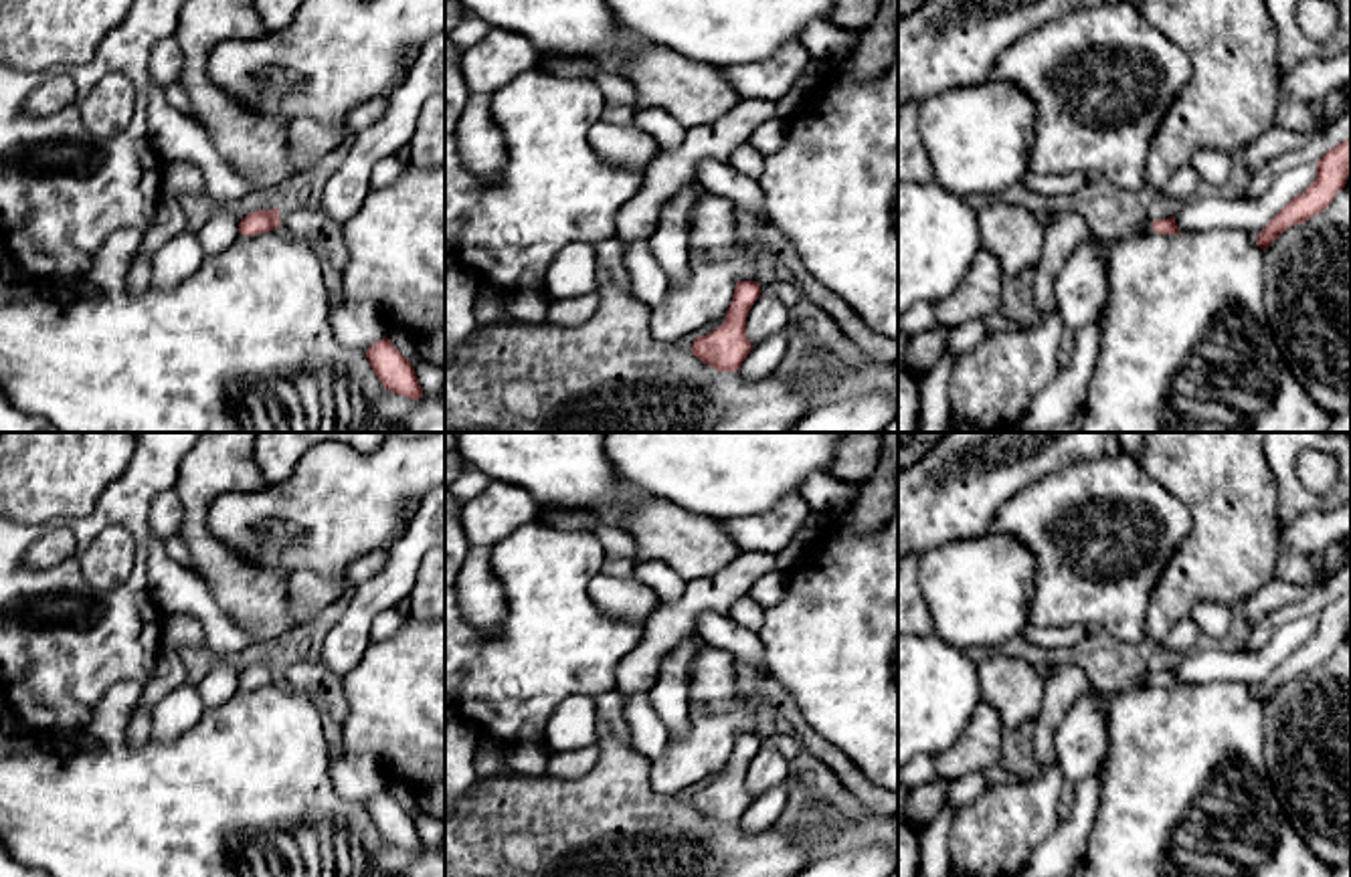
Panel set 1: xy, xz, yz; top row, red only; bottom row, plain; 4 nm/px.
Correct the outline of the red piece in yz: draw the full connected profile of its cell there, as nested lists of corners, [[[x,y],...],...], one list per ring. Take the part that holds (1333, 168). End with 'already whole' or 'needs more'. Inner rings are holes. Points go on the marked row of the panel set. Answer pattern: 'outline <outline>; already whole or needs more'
outline [[[1351,137],[1329,150],[1317,162],[1315,182],[1294,196],[1260,232],[1256,245],[1266,251],[1286,228],[1323,212],[1351,174]]]; already whole

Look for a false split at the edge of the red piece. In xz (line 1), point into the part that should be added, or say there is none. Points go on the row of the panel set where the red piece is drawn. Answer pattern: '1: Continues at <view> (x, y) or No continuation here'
1: No continuation here

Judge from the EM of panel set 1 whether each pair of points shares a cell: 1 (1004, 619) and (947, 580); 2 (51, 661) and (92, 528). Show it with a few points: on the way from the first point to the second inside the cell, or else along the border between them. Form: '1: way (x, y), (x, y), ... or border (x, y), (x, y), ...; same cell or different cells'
1: way (989, 605), (961, 580); same cell
2: way (98, 629), (136, 591), (140, 564), (138, 532); same cell

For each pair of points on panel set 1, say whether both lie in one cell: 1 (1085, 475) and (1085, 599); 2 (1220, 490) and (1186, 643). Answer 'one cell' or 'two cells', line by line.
1: one cell
2: two cells

